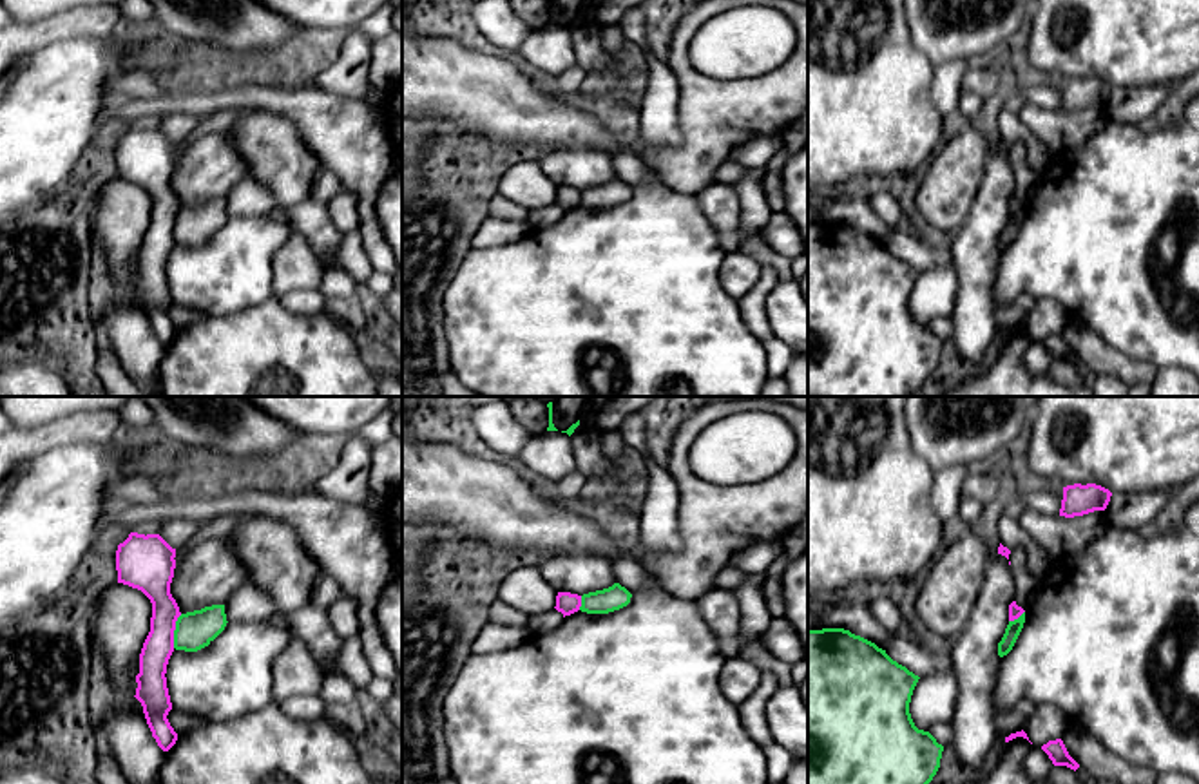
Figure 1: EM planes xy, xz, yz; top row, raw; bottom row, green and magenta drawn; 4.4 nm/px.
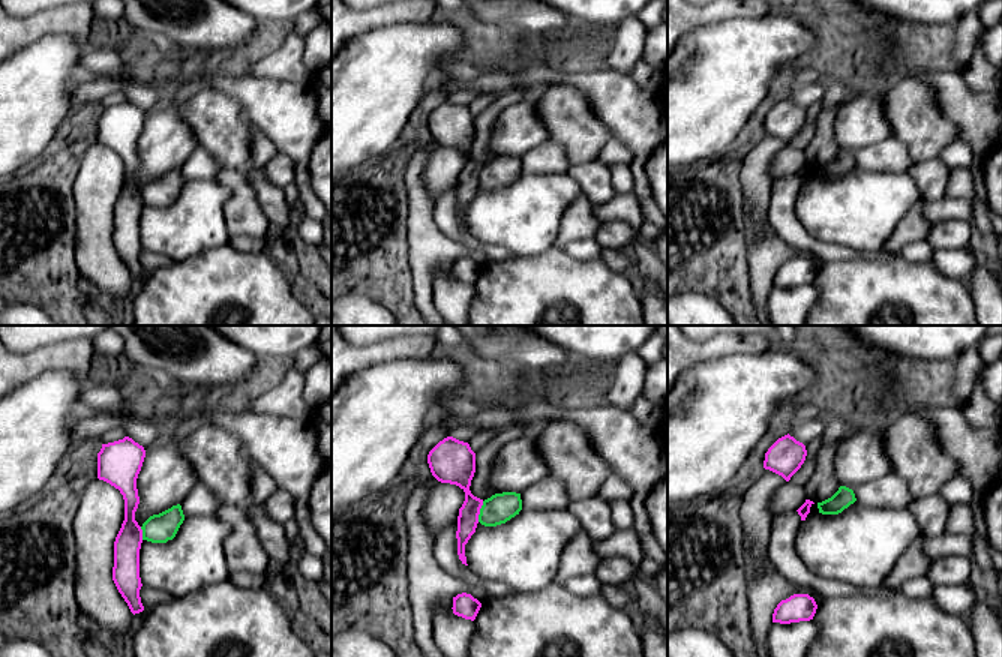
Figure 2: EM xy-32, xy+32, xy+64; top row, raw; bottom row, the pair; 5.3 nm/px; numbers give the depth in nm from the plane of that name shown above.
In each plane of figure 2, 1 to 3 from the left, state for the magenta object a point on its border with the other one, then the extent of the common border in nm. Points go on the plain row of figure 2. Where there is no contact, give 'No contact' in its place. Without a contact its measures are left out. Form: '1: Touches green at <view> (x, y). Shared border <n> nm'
1: Touches green at xy-32 (143, 197). Shared border 70 nm
2: Touches green at xy+32 (480, 176). Shared border 120 nm
3: No contact

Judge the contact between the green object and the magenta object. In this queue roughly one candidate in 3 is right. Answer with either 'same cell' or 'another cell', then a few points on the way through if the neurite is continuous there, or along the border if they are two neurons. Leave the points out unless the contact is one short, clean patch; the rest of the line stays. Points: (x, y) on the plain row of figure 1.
another cell; border along xy (182, 209), (174, 219), (172, 241)

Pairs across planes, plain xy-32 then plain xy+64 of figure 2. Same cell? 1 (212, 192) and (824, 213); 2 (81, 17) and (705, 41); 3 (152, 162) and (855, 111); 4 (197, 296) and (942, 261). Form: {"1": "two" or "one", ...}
{"1": "one", "2": "two", "3": "one", "4": "two"}

